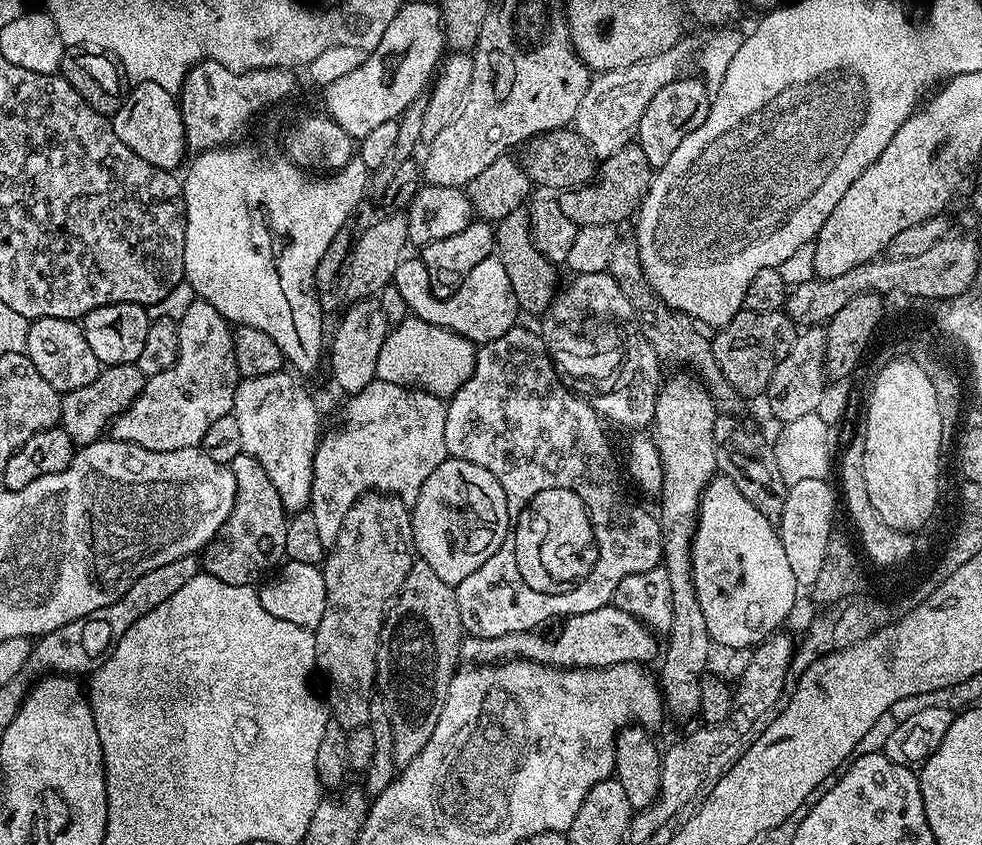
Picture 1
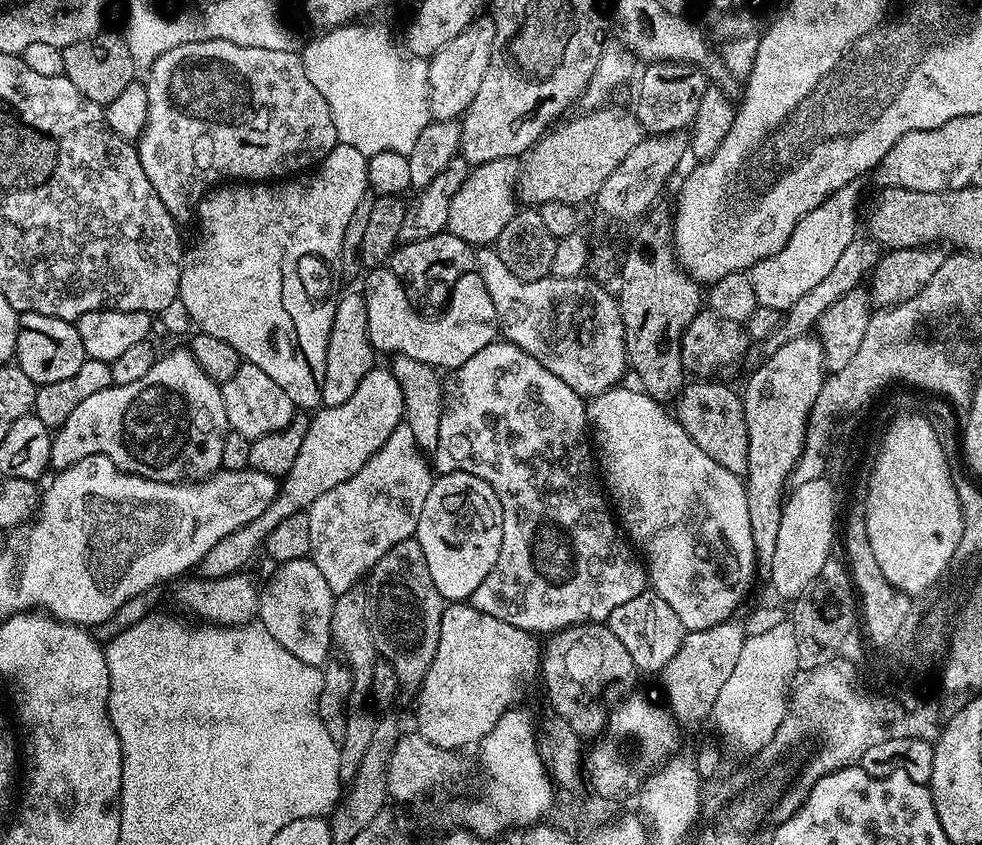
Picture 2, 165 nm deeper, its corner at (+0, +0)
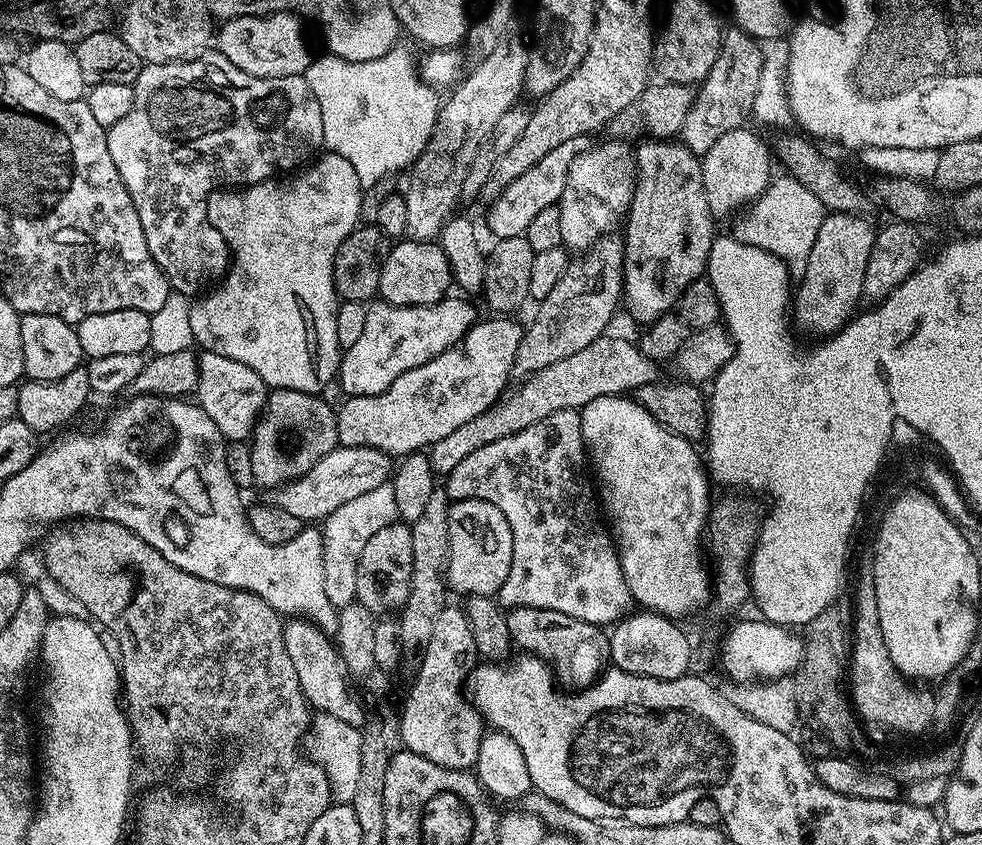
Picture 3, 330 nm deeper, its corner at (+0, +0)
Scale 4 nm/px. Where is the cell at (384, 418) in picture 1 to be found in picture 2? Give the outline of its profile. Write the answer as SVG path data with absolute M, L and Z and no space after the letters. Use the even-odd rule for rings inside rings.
M402 422L386 438L386 442L354 474L354 478L346 478L346 482L338 482L334 490L326 490L322 498L318 498L306 509L310 518L310 559L318 566L330 590L335 594L350 592L356 584L365 579L372 567L390 550L390 546L398 546L398 542L411 540L418 530L418 517L422 515L422 505L426 502L426 494L430 494L430 486L434 479L434 468L429 457L425 455L414 438L414 431L408 423Z

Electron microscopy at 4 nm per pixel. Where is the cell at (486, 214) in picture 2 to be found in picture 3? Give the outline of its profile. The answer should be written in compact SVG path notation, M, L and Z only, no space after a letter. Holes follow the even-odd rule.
M588 136L570 138L570 142L562 142L562 146L550 150L546 158L530 166L530 170L526 170L522 178L514 178L514 182L504 187L503 192L489 203L492 205L488 208L488 228L493 232L496 240L525 235L530 222L534 219L534 214L559 205L562 190L566 186L566 174L570 170L570 162L574 162L577 154L589 147L588 142L590 142Z

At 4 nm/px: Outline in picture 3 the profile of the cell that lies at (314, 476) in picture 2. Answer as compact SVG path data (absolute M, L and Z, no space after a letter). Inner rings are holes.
M492 318L496 320L484 320L473 323L469 328L468 333L464 335L462 346L448 348L441 356L435 356L430 362L426 362L422 366L414 366L414 370L406 370L406 374L402 374L398 378L394 378L394 382L390 382L390 386L386 390L382 390L382 394L374 394L373 396L349 396L343 402L344 405L339 405L336 421L338 422L338 438L340 444L345 448L373 448L374 450L382 450L385 454L393 458L405 458L412 453L419 453L421 450L428 450L433 444L439 442L440 439L446 438L448 434L454 432L460 426L470 422L471 419L482 415L492 404L495 404L505 395L508 387L508 379L513 379L513 368L515 366L515 356L518 354L519 344L524 337L525 329L515 324L515 319L512 318Z

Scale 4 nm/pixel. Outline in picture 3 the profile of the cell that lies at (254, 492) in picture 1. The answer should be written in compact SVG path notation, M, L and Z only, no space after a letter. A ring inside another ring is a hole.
M273 388L269 391L268 403L250 437L252 452L244 442L232 442L226 447L226 470L230 470L230 478L234 478L238 487L248 490L257 480L262 487L275 490L291 480L301 480L338 447L337 409L331 408L324 398L302 390Z

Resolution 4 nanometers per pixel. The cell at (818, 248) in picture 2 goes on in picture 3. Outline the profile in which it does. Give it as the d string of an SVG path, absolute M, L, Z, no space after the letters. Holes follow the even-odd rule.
M780 176L775 177L763 194L751 203L745 211L746 216L740 217L730 228L730 234L736 241L758 246L774 254L793 275L801 276L805 272L806 260L818 236L818 229L828 212L824 204L792 176Z

